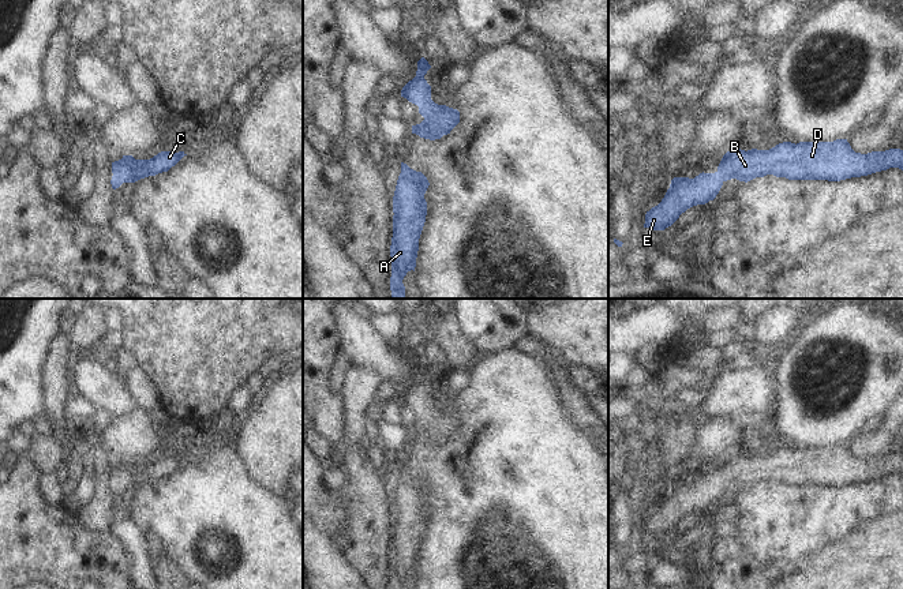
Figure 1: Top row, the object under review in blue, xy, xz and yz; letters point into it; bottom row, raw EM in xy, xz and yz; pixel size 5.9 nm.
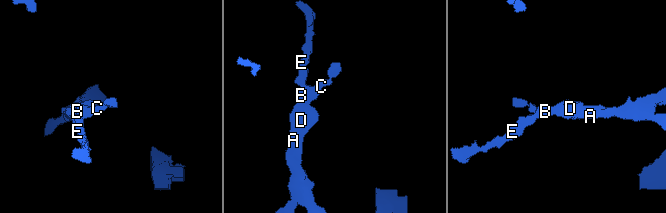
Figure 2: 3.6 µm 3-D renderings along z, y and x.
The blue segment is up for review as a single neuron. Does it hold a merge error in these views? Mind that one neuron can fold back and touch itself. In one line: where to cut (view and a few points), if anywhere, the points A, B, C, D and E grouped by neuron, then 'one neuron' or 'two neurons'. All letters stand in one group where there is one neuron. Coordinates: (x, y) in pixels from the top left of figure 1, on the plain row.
no cut | A B C D E | one neuron

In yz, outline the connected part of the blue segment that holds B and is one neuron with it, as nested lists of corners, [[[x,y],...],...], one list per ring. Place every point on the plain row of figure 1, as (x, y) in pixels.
[[[847,444],[833,447],[783,447],[769,455],[727,457],[715,479],[694,484],[674,483],[662,507],[645,519],[644,533],[664,536],[687,514],[713,506],[724,487],[750,487],[773,480],[788,485],[840,487],[899,473],[903,455],[889,454],[868,459],[855,458]]]

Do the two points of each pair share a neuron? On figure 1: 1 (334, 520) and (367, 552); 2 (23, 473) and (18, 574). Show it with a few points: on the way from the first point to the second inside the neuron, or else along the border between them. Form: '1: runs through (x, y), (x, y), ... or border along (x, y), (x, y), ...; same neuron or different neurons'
1: border along (338, 496), (347, 513), (347, 525), (333, 541); different neurons
2: runs through (17, 498), (18, 550); same neuron

